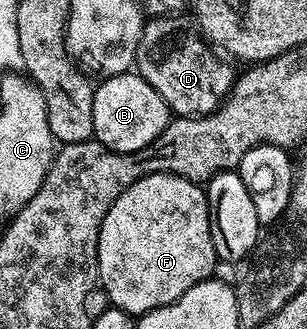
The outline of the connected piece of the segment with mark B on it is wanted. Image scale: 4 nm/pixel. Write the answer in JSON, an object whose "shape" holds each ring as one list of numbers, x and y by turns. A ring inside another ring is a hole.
{"shape":[[108,75,100,83,103,84,95,87,93,97,94,138,110,151,132,155,137,149,145,149,145,145,153,142,171,122,171,108,142,75]]}

